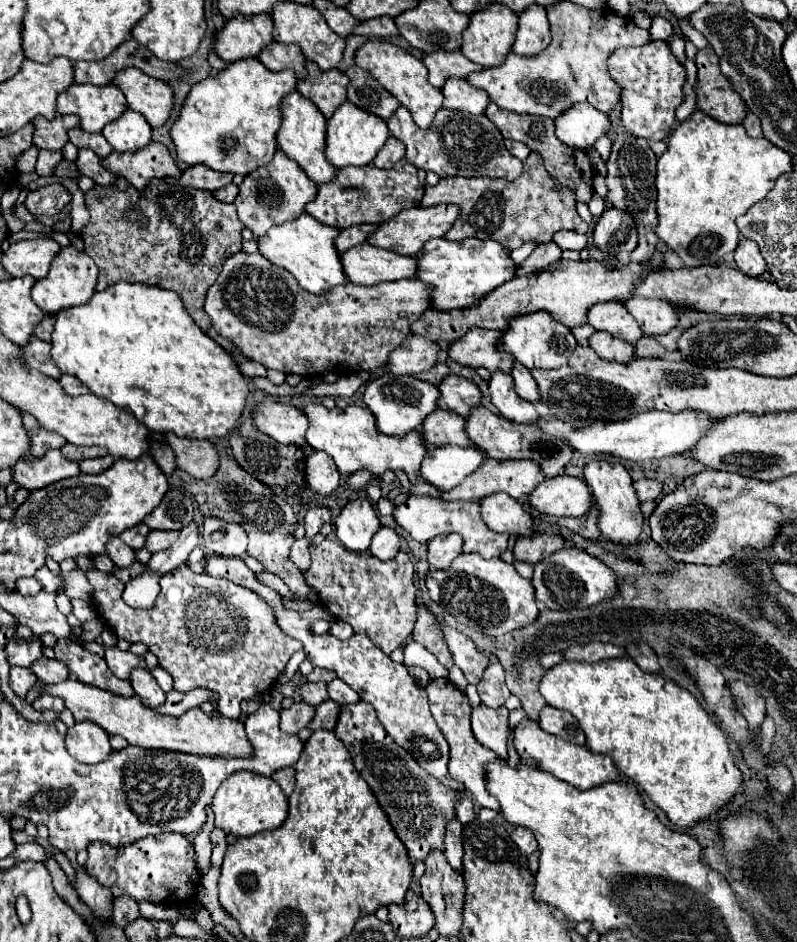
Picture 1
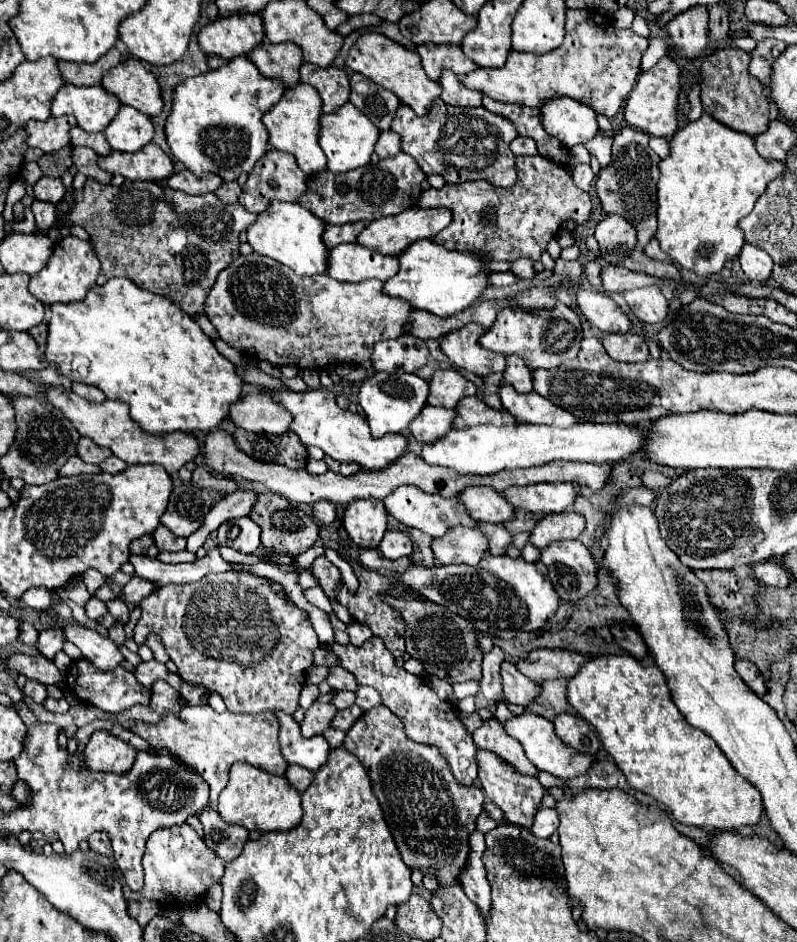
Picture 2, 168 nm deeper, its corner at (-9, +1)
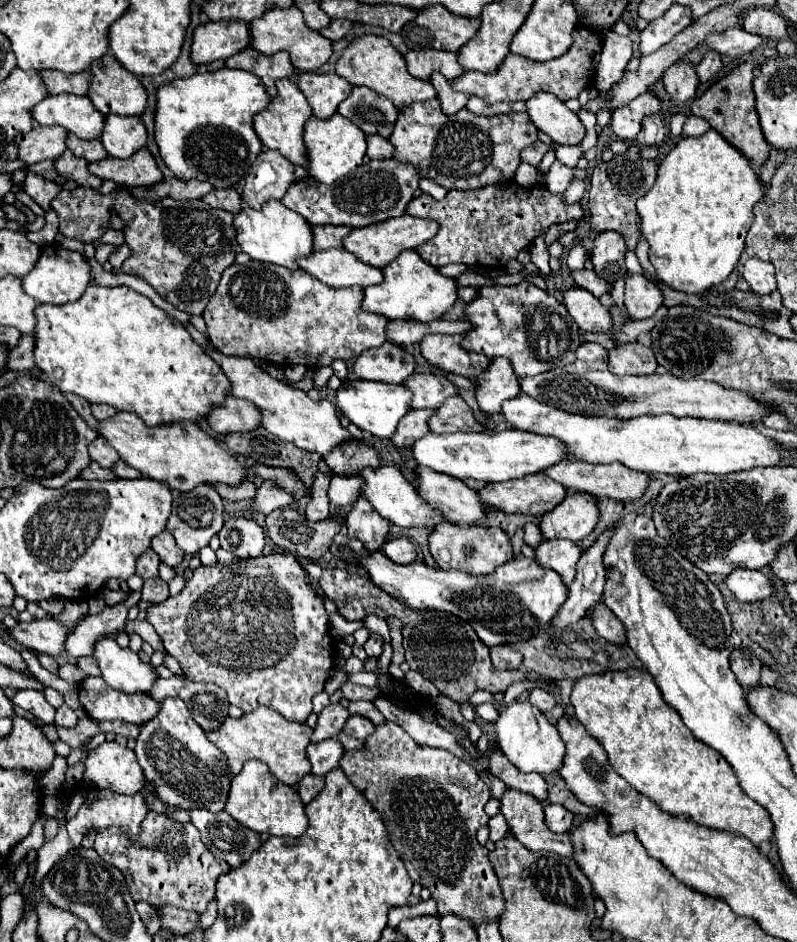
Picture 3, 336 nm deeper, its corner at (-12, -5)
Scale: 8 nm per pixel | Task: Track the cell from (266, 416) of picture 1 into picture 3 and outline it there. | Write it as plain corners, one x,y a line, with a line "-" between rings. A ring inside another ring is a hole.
232,395
224,401
224,405
214,407
206,419
216,433
224,433
224,435
232,431
246,433
260,427
260,411
250,401

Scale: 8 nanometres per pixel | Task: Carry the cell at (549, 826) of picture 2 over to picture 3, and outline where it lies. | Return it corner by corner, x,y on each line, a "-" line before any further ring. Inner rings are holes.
546,803
544,807
544,813
546,813
546,825
552,833
560,835
560,833
568,833
572,823
574,823
574,815
564,809
562,805
554,805
554,803

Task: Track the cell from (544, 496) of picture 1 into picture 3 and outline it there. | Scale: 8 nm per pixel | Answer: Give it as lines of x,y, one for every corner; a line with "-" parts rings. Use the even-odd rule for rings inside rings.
544,473
496,485
490,483
480,489
480,497
486,505
504,513
522,513
534,517
542,517
544,513
552,511
556,505
560,505
560,501
564,501
566,495
566,489
544,477

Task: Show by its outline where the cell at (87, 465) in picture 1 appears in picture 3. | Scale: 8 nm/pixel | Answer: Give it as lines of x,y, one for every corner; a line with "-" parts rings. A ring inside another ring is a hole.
118,461
118,463
112,467
112,471
116,473
116,477
118,477
118,479
138,479
138,477
142,477
142,473
140,473
140,471
136,471
134,467
126,465
124,461

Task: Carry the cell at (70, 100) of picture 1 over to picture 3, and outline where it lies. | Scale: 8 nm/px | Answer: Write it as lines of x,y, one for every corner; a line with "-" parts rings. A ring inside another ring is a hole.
70,93
48,95
32,109
40,125
62,125
80,139
98,139
104,129
104,115
94,109
90,97

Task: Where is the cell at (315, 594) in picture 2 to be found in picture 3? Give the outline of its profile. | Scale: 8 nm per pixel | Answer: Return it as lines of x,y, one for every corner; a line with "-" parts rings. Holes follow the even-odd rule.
340,613
330,615
330,633
332,633
332,637
344,637
348,633
354,633
360,627
362,627
360,621
348,621

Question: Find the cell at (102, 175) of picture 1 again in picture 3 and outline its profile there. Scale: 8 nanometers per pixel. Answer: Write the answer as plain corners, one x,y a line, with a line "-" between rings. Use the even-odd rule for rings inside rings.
66,149
66,153
60,159
56,159
56,171
66,179
76,181
78,185
88,185
94,189
102,185
102,179
88,173
88,161
84,161
82,157
76,157
70,149

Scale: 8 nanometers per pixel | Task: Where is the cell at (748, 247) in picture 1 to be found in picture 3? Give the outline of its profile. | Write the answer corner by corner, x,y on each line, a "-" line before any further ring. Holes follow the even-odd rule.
746,259
742,277
750,285
754,293
766,295
776,289
776,279
774,279
774,265
770,261
762,259

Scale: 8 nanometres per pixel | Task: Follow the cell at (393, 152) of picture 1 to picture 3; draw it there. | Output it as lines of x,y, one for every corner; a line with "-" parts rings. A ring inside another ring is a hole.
368,135
368,153
370,159
392,159
394,157
394,145
386,137

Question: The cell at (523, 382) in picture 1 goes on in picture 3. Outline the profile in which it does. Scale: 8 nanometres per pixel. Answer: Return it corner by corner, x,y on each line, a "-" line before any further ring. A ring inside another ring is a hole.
506,357
492,359
490,367
474,381
476,399
484,413
498,413
504,401
522,393
520,381
512,369
512,363

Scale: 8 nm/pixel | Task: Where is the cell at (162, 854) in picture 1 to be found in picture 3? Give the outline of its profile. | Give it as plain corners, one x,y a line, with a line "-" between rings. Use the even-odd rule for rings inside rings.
154,811
142,823
140,843
130,843
116,827
100,831
94,841
100,857
118,867
128,885
134,901
148,901
154,907
176,905
196,913
204,913
214,899
216,881
230,869
228,863
216,859
200,841
200,833
192,823
178,823

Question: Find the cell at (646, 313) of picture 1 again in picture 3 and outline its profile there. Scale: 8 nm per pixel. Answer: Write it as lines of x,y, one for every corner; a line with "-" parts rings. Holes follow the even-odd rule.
628,275
624,305
632,319
648,319
662,307
662,293
656,283
644,275

